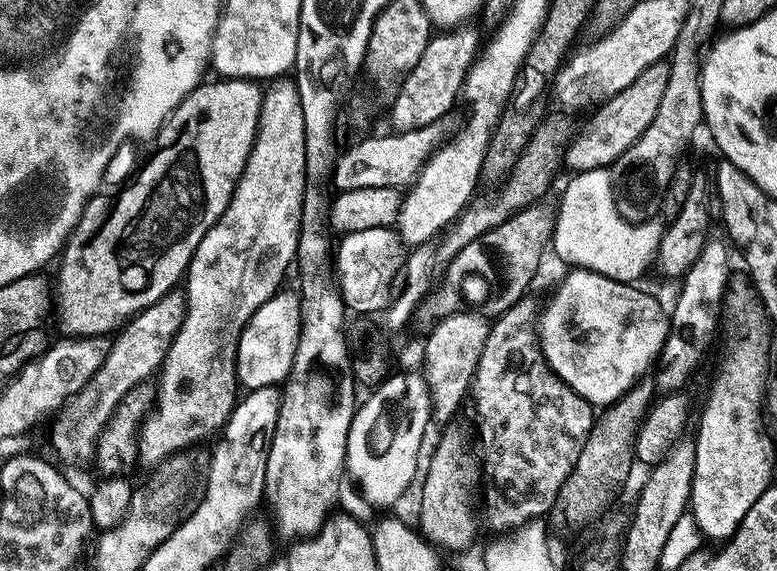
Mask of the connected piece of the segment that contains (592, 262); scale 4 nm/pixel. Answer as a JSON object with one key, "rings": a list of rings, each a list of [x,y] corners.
{"rings":[[[595,168],[572,176],[556,206],[556,224],[550,239],[554,246],[553,255],[569,266],[600,273],[611,280],[637,281],[646,260],[659,251],[663,223],[656,218],[632,223],[621,219],[615,209],[600,206],[601,202],[610,201],[610,184],[605,169]]]}

